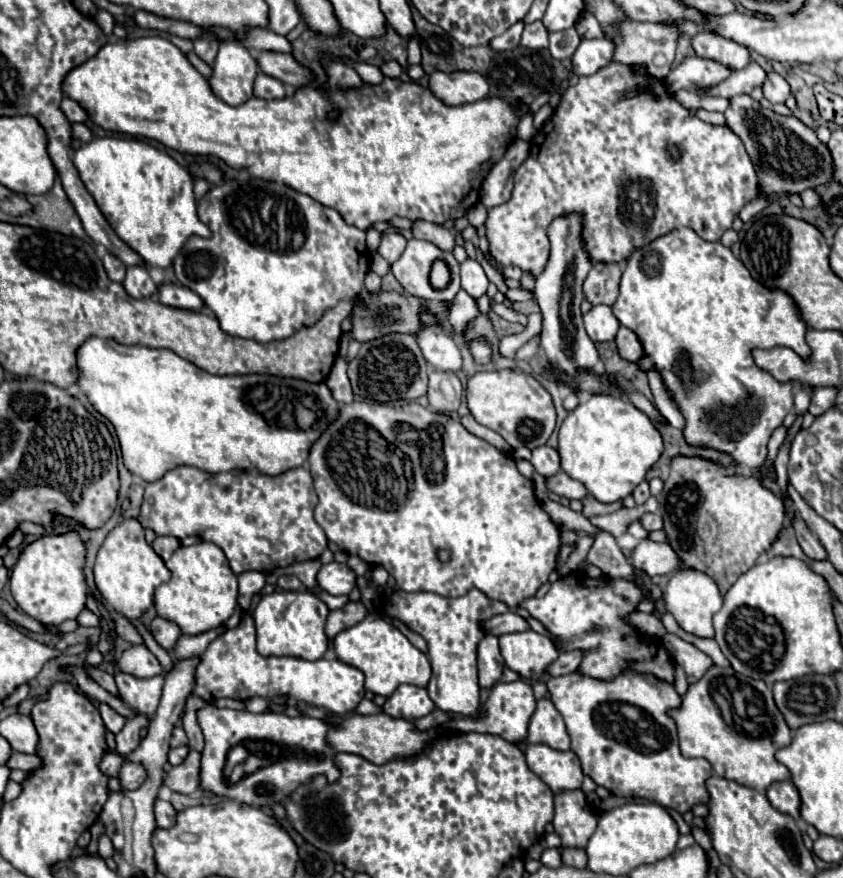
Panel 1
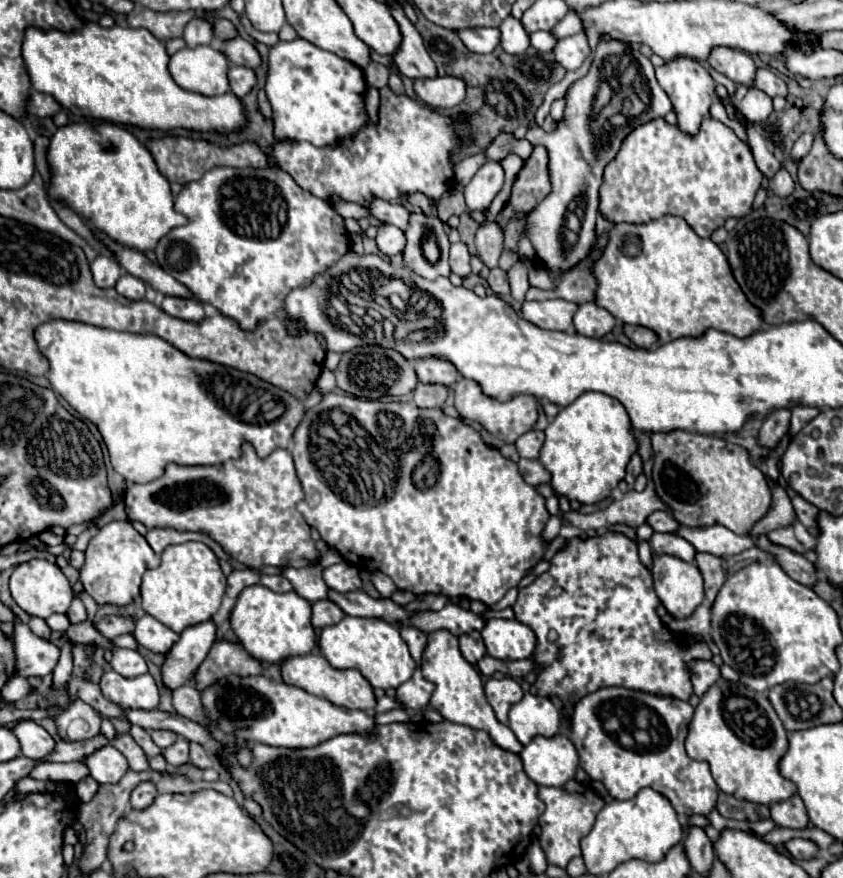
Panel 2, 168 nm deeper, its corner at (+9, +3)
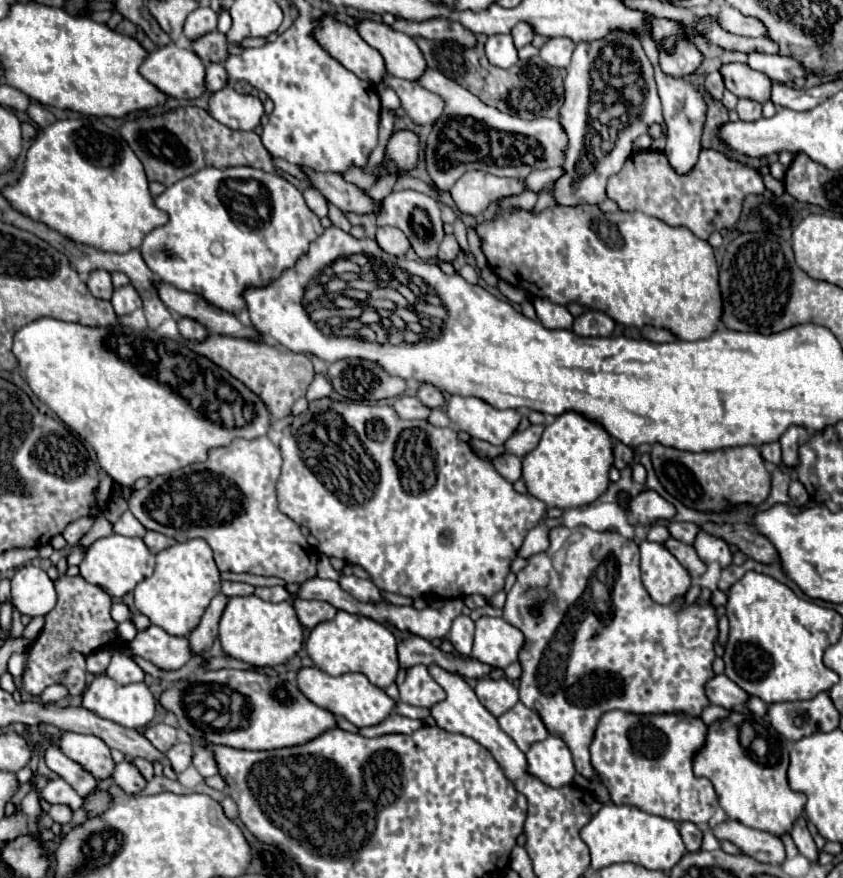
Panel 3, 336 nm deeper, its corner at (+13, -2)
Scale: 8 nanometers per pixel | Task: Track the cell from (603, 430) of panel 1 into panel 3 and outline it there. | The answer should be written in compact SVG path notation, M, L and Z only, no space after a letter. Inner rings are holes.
M563 413L545 427L539 445L523 457L523 481L527 491L547 507L575 509L593 503L607 491L611 465L613 445L609 433L579 417L579 413Z

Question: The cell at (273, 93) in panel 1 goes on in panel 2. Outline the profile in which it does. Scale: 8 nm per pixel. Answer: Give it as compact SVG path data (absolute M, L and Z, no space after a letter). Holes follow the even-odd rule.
M231 66L229 68L229 86L235 96L243 98L245 94L249 94L257 86L255 70L245 68L245 66Z

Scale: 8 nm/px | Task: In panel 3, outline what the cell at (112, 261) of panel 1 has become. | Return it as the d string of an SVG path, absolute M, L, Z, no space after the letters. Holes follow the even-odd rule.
M107 271L91 273L89 279L87 279L87 287L89 287L91 295L97 297L97 299L109 301L111 295L113 295L113 283L111 283L111 275Z

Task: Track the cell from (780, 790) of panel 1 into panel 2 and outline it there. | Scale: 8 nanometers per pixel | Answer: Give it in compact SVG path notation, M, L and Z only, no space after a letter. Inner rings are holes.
M797 794L791 796L789 800L773 802L769 808L771 808L771 818L783 828L805 828L809 824L807 810Z

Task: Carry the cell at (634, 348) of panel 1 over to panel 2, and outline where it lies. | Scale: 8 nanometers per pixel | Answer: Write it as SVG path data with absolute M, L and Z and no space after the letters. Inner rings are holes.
M625 324L623 326L623 332L625 332L625 336L637 346L637 348L647 348L647 350L651 350L653 348L653 344L655 344L655 340L657 340L657 336L651 332L651 330L647 330L647 328L643 328L643 326L629 326L629 324Z

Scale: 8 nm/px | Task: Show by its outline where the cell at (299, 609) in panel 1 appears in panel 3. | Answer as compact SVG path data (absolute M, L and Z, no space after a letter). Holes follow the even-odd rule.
M255 595L231 597L219 621L219 643L223 651L239 661L257 667L275 667L287 663L303 645L303 629L291 603L269 603Z

